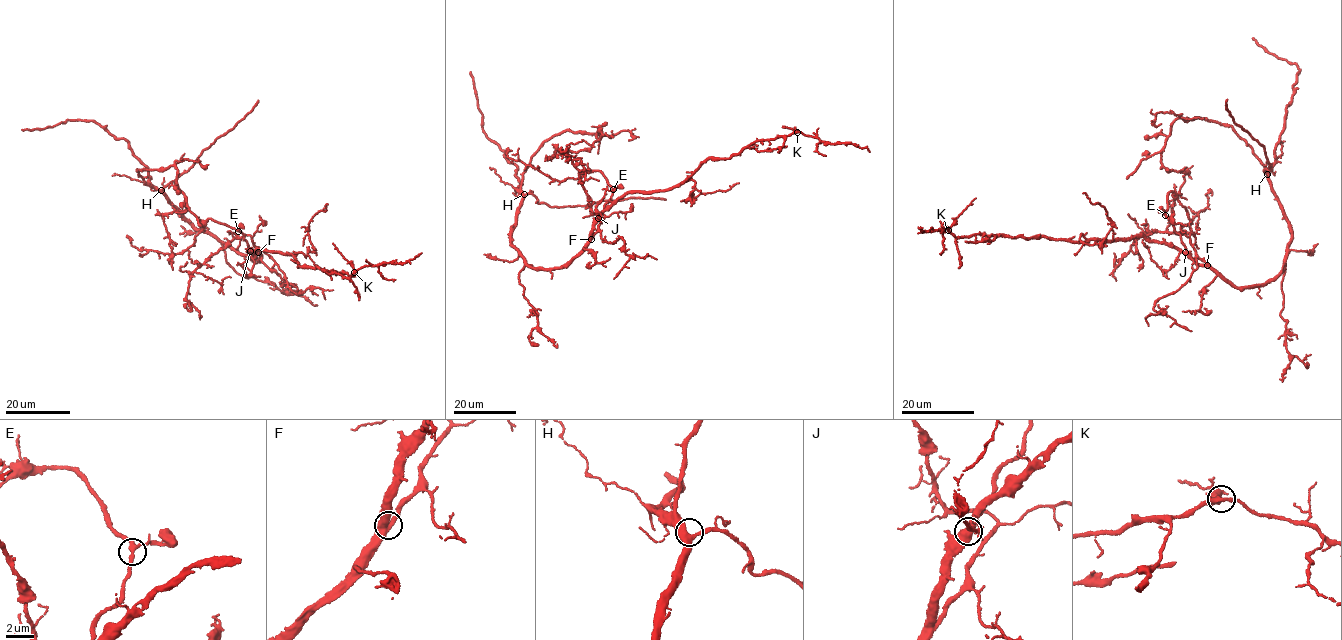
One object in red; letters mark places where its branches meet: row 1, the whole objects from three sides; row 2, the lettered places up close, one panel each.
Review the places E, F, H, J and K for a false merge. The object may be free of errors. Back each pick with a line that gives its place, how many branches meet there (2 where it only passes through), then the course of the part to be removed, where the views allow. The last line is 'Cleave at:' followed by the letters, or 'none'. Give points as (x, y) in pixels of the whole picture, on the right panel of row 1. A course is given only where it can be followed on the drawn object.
Cleave at: none

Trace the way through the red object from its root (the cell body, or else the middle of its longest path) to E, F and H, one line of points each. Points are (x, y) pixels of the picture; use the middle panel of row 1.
E: (557, 268), (581, 251), (590, 240), (590, 231), (613, 189)
F: (557, 268), (581, 251), (591, 239)
H: (557, 268), (525, 265), (513, 247), (511, 233), (524, 194)

